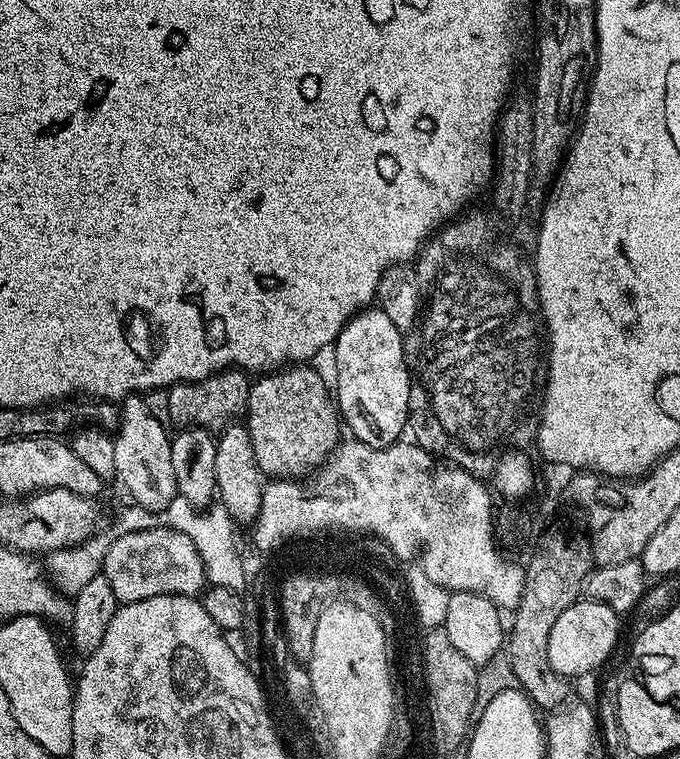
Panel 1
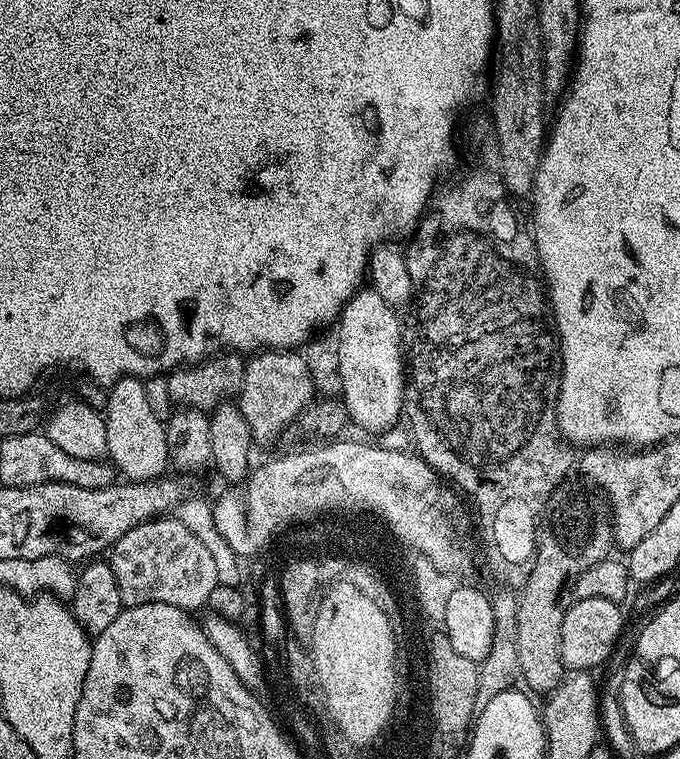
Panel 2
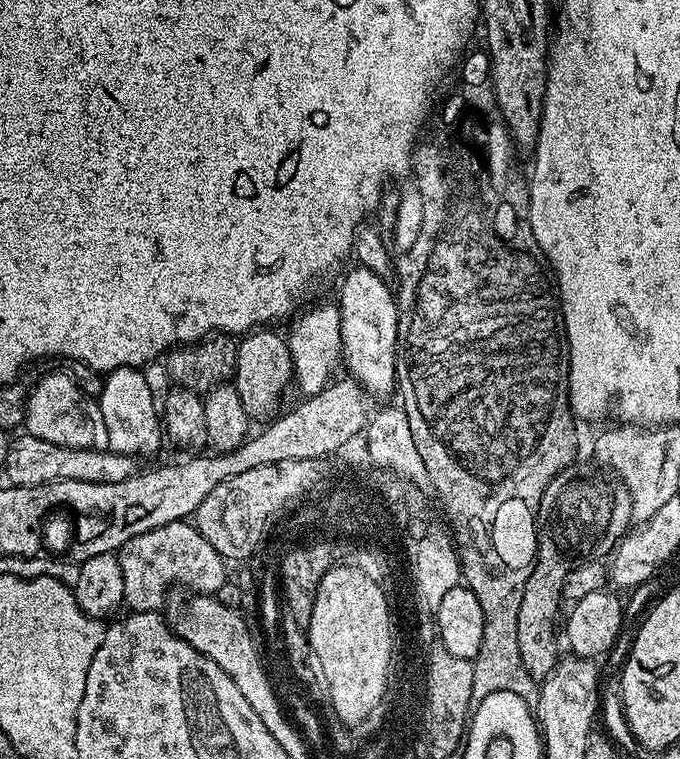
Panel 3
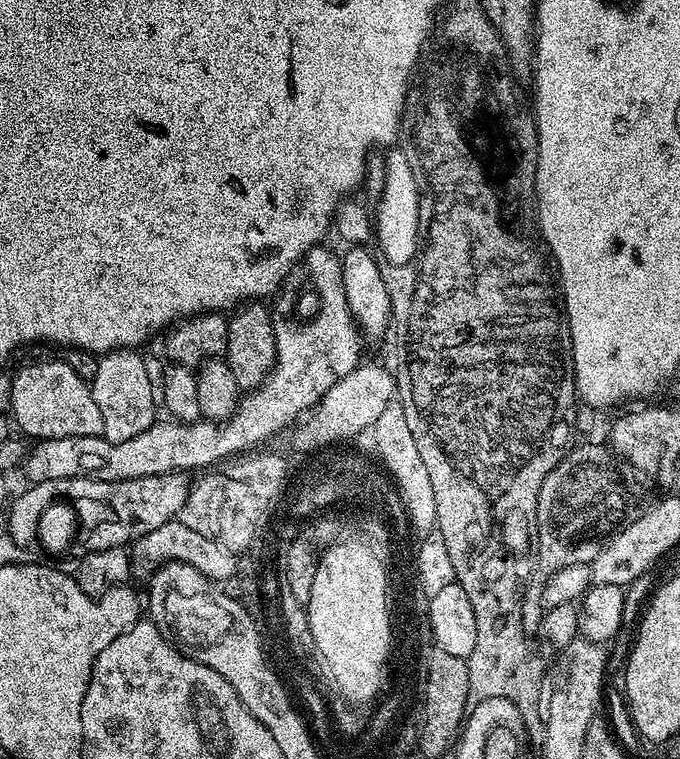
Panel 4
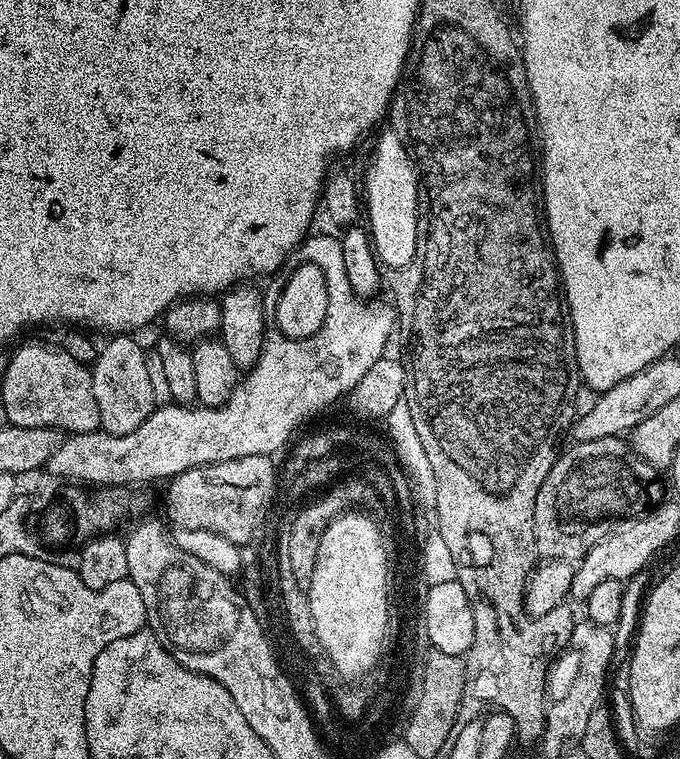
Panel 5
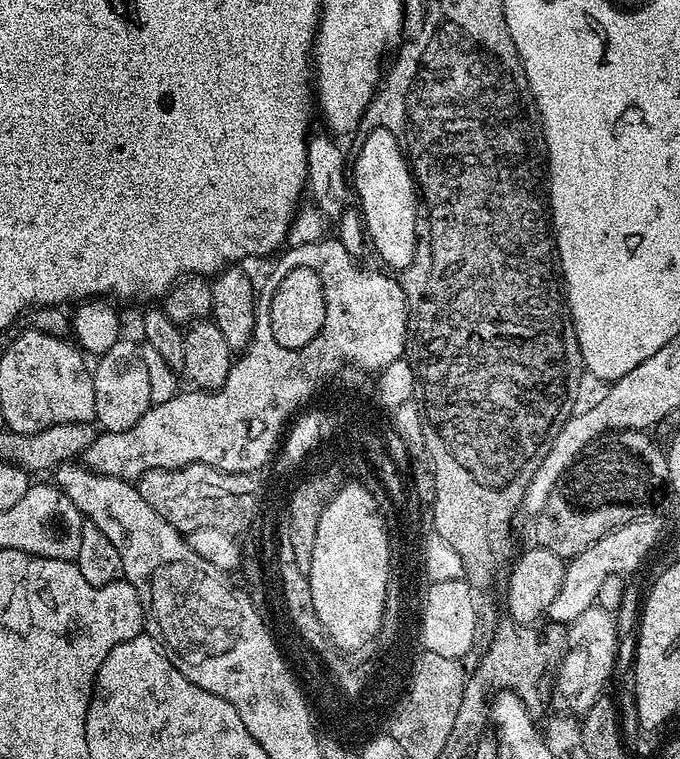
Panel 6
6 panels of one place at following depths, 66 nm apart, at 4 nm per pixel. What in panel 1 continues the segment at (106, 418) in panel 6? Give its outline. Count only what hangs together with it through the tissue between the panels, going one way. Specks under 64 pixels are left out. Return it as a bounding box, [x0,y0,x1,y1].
[114,394,178,512]

